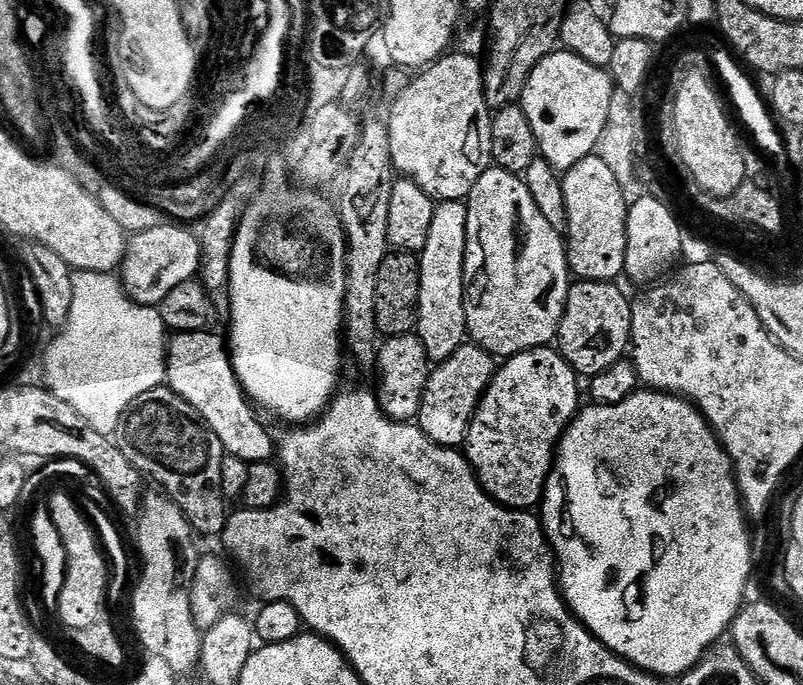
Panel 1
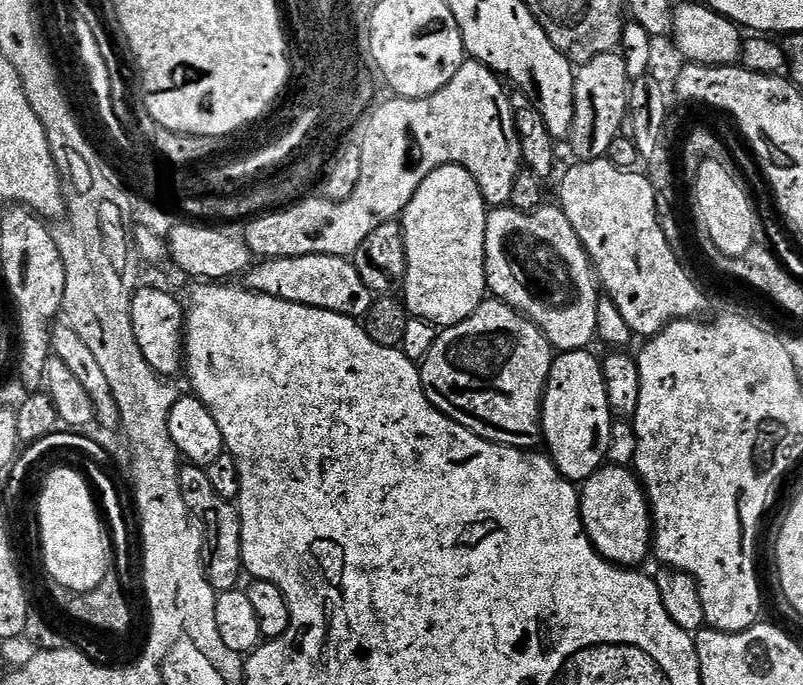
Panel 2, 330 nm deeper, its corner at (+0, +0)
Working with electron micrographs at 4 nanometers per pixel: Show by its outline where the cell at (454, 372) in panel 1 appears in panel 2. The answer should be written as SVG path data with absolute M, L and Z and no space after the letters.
M488 298L485 299L483 304L478 306L478 310L474 310L474 314L470 314L470 318L458 322L453 328L443 329L443 331L437 335L434 346L430 346L430 354L426 354L426 358L419 365L420 381L422 382L428 401L430 401L439 412L446 414L454 422L466 426L466 430L478 434L483 440L488 440L491 444L505 444L507 448L532 450L535 449L542 440L540 408L544 405L544 387L546 386L548 375L552 369L553 359L554 349L552 345L549 344L543 332L541 332L535 324L531 322L526 323L525 317L521 315L521 313L509 308L508 305L502 301L495 298Z

